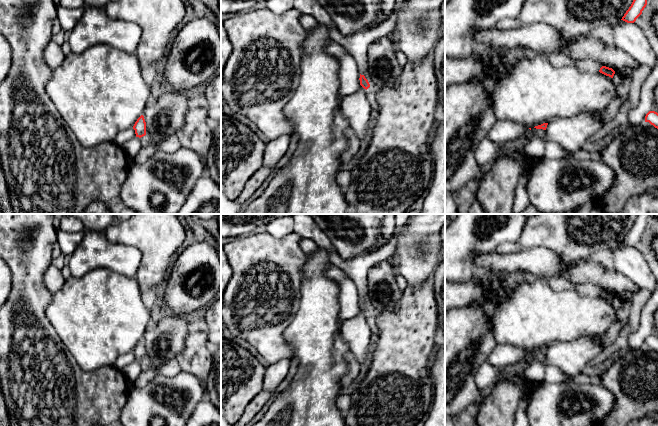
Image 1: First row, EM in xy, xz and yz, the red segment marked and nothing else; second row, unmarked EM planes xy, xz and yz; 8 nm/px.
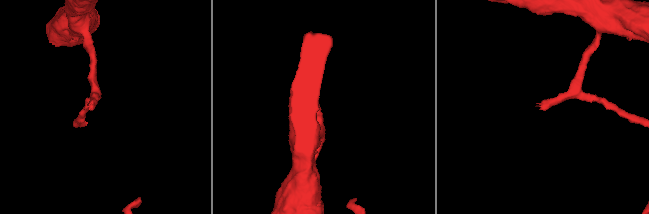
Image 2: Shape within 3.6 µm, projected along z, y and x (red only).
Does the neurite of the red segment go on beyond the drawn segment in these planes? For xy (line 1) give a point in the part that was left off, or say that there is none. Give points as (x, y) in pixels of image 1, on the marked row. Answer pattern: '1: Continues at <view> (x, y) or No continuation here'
1: No continuation here

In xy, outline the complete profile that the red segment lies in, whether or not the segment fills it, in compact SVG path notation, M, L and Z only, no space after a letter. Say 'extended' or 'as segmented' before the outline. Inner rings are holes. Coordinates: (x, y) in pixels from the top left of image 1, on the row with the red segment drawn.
as segmented; M143 115L137 119L133 129L135 130L136 137L141 138L146 135L146 122Z

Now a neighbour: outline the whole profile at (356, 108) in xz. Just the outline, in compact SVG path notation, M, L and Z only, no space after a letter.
M360 85L357 92L342 98L340 103L342 114L360 141L364 140L370 131L369 121L372 109L366 97L366 91Z

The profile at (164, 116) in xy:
M165 92L156 100L151 100L142 114L146 122L148 145L140 149L133 161L142 164L156 153L158 144L183 125L189 109L184 92Z

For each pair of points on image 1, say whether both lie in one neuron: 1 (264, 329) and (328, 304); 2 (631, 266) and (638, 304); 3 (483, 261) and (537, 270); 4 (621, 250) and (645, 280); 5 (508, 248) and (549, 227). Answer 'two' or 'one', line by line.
1: two
2: two
3: one
4: one
5: one

